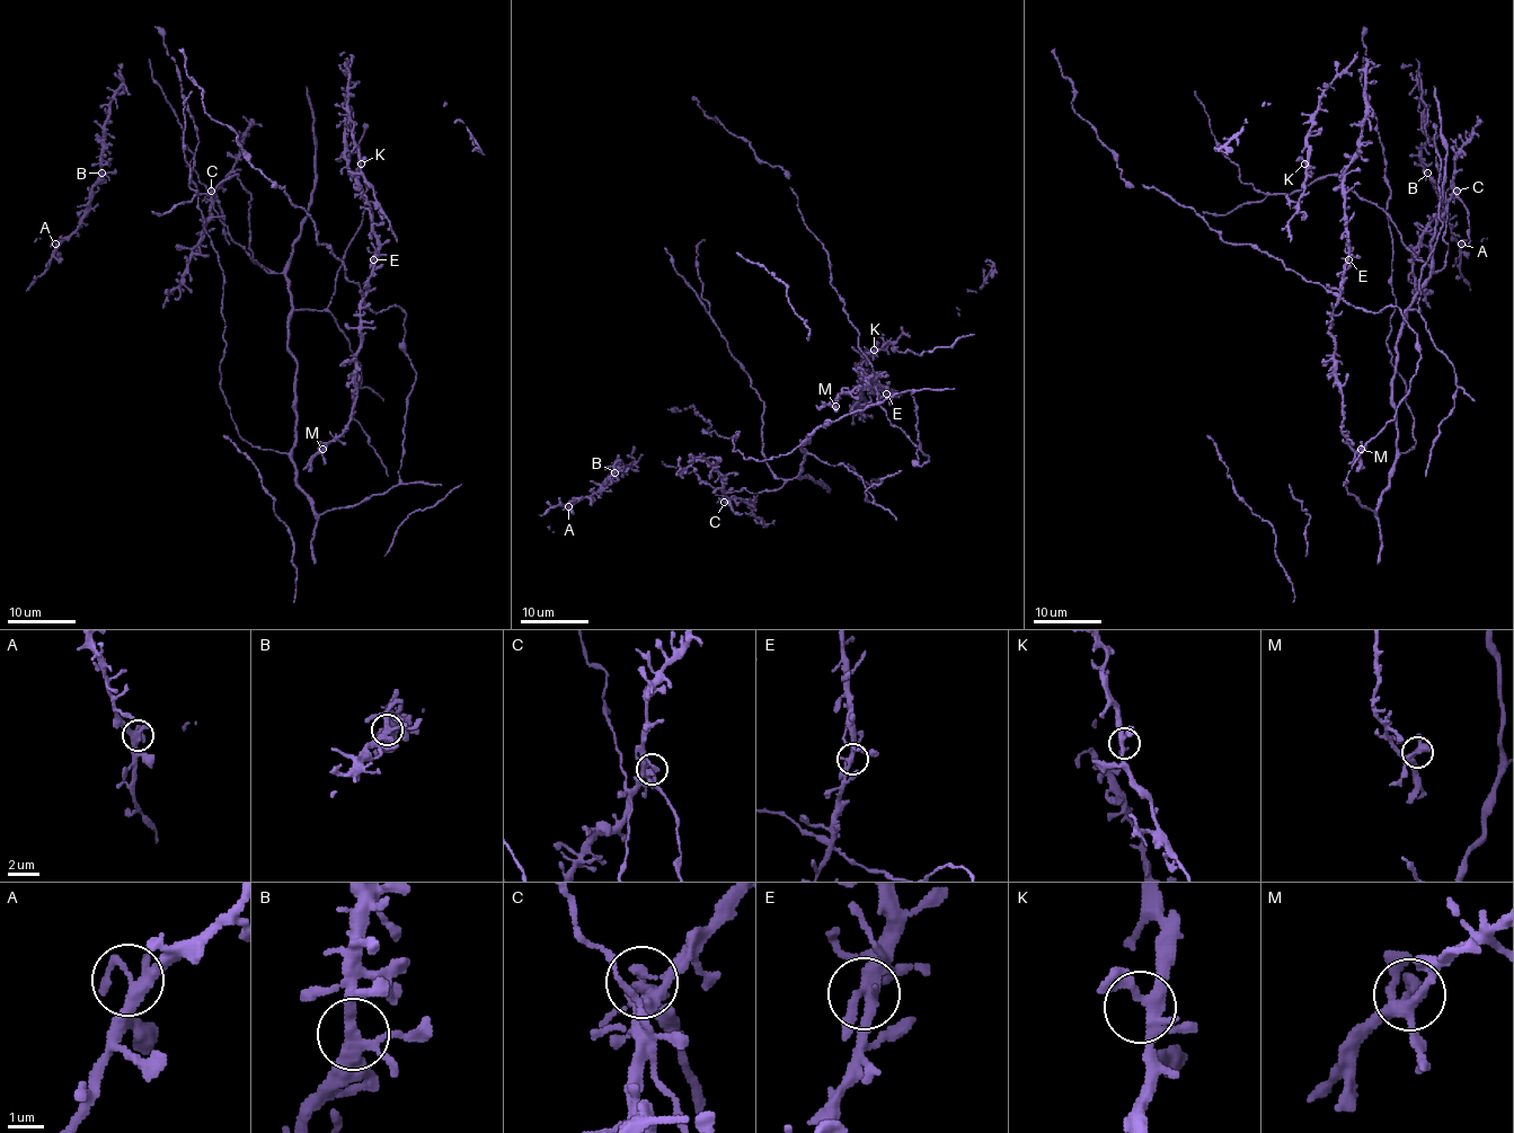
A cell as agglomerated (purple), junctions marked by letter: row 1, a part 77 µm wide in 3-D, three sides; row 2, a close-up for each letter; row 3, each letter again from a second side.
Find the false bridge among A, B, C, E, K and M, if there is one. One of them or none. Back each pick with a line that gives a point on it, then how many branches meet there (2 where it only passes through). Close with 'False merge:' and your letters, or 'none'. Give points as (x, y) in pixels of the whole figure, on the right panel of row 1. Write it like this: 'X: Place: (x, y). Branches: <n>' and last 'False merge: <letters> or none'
C: Place: (1457, 191). Branches: 4
False merge: C

